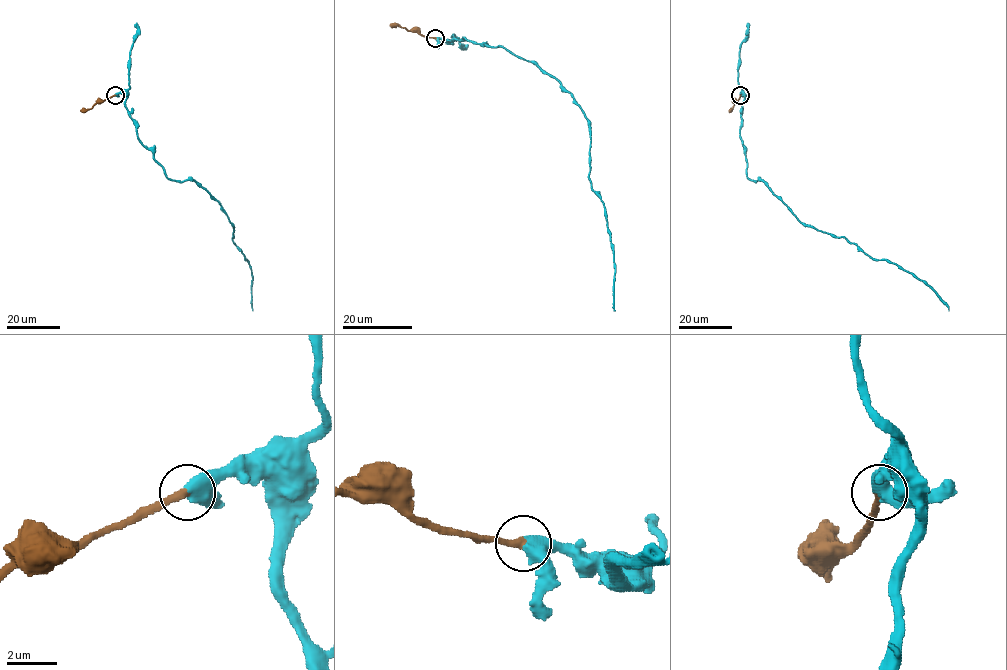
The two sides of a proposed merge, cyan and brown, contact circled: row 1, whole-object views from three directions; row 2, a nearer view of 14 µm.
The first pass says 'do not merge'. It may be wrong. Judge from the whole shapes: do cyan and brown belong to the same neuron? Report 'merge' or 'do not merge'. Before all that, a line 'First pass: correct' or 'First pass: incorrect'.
First pass: incorrect
merge

